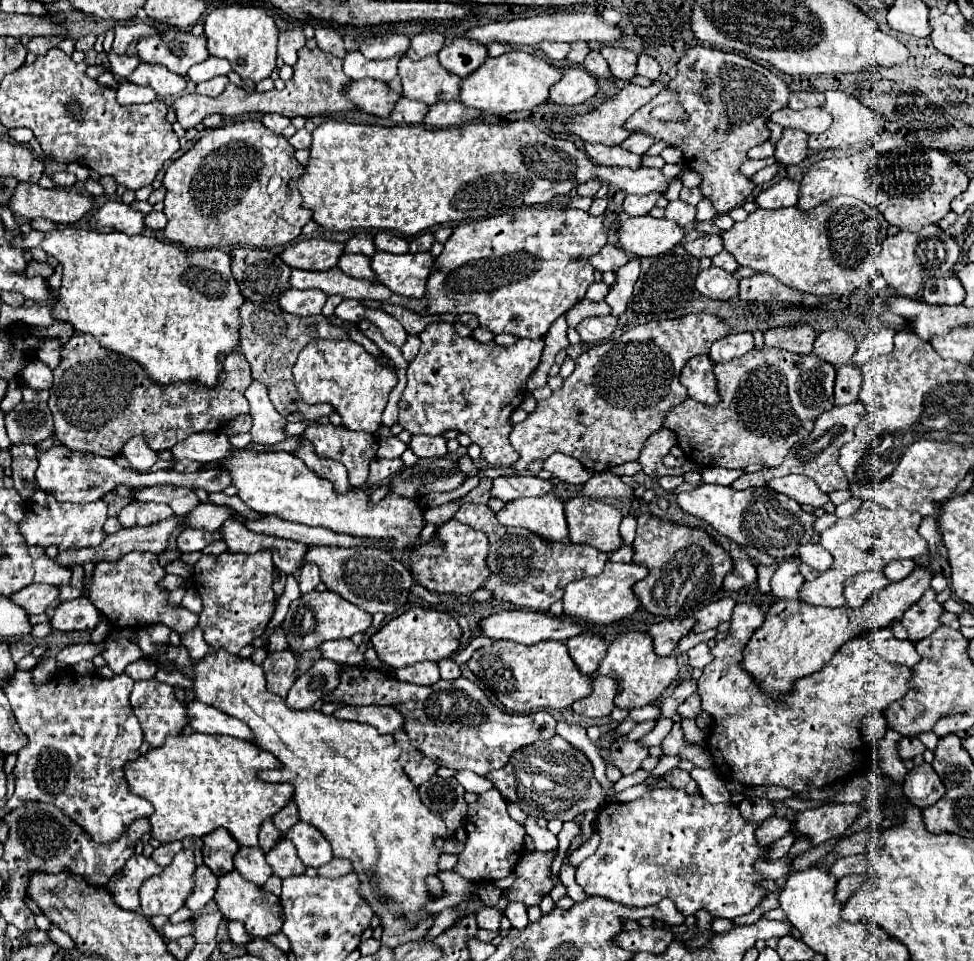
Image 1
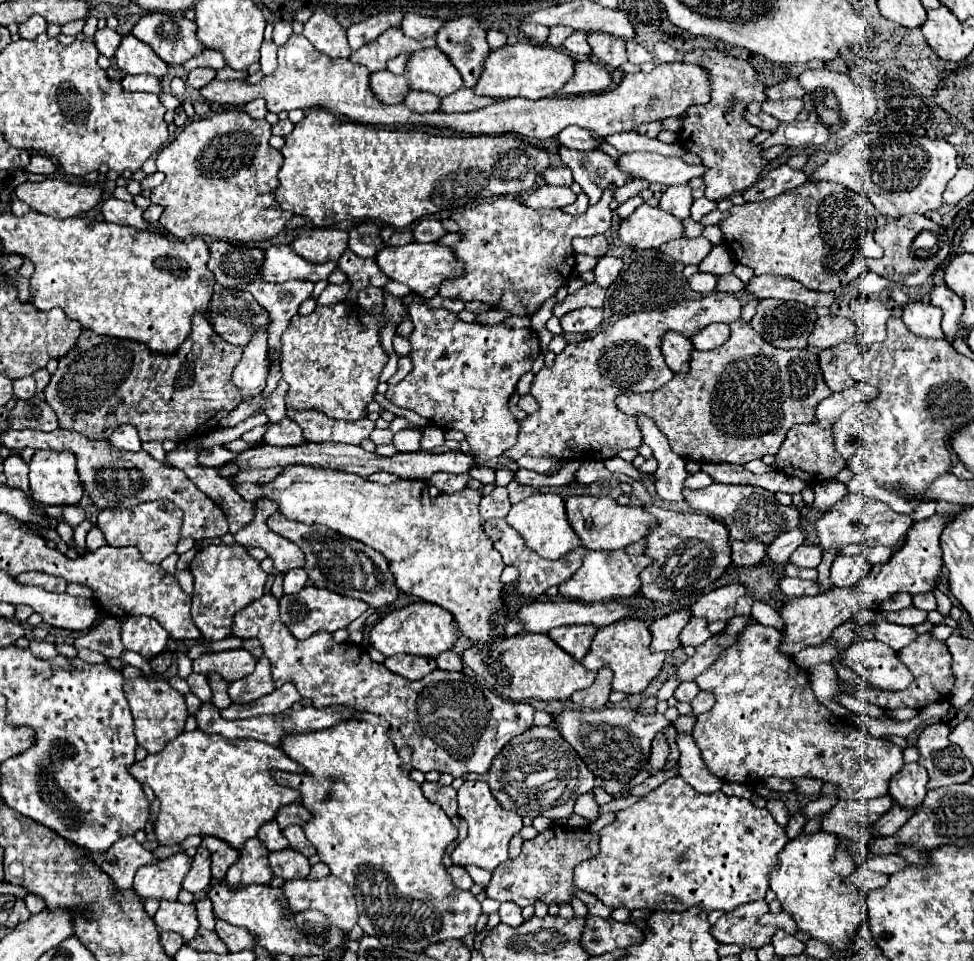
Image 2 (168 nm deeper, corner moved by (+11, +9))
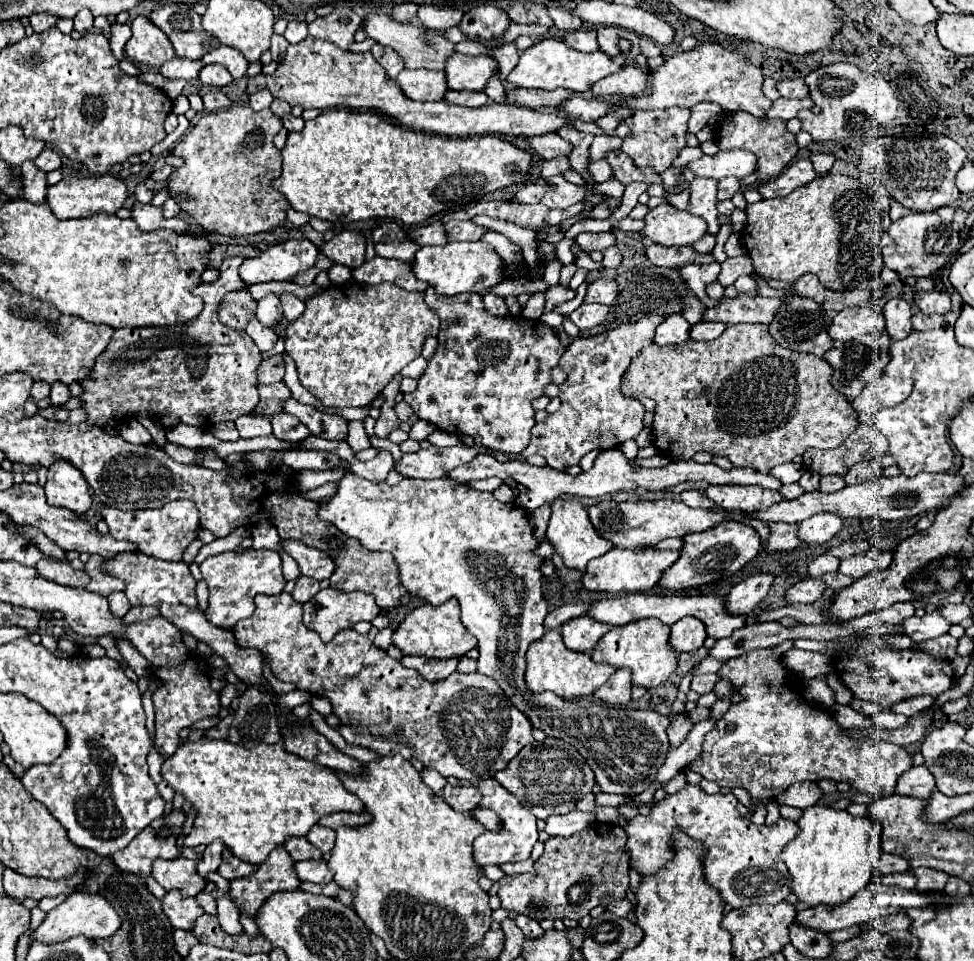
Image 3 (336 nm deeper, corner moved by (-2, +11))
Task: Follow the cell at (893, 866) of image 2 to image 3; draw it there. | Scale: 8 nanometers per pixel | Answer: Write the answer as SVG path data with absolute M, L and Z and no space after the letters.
M919 866L919 868L909 868L909 872L917 878L917 890L919 892L935 892L935 890L943 890L945 888L945 882L947 882L947 874L945 872L939 872L939 870L933 870L933 868L925 868L925 866Z

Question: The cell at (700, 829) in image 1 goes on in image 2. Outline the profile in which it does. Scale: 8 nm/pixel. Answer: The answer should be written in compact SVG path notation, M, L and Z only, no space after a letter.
M674 776L674 778L666 780L660 788L652 790L650 794L646 794L638 804L620 810L616 814L616 820L610 826L600 830L600 854L590 858L590 860L584 860L584 864L578 864L574 868L574 880L576 880L576 886L580 890L586 890L586 892L598 896L610 908L620 908L622 906L622 908L628 908L628 910L634 910L634 908L644 908L644 910L656 910L656 908L682 910L684 906L686 908L688 906L698 906L698 908L702 908L706 912L712 912L712 910L728 912L728 910L734 910L740 904L754 902L754 900L764 900L766 890L770 886L770 864L776 862L778 852L788 844L788 840L790 838L788 838L786 830L782 830L782 826L778 826L778 822L772 818L772 814L766 808L760 810L760 808L752 806L750 800L736 798L736 796L726 796L724 792L700 794L690 784L686 784L680 776Z

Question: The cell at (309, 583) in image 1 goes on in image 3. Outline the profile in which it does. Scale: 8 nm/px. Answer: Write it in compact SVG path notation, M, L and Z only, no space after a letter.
M299 576L299 578L297 578L297 582L295 582L293 598L295 598L297 602L307 602L307 600L311 600L317 592L319 592L319 582L317 582L315 578Z

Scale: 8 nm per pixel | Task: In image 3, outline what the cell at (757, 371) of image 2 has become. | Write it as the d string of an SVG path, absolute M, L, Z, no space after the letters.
M733 324L733 326L727 326L725 334L717 340L711 340L711 342L687 342L685 346L649 346L645 348L629 366L629 370L625 372L623 376L623 386L621 386L621 392L625 396L647 396L647 398L653 398L657 402L657 410L655 410L655 422L653 422L653 444L659 452L667 452L667 456L681 456L683 460L689 460L693 458L695 452L699 450L705 450L709 454L719 454L719 456L725 456L731 460L733 466L747 466L747 468L753 468L753 470L759 470L759 472L769 472L773 466L777 464L783 464L783 462L789 462L793 460L793 456L797 454L803 454L807 448L835 448L839 446L857 426L857 410L853 410L851 402L845 400L845 396L837 394L831 386L831 376L833 376L833 368L827 364L825 358L817 358L813 354L801 354L801 352L793 352L793 350L787 350L783 346L779 346L773 336L767 332L767 326L761 326L761 324Z

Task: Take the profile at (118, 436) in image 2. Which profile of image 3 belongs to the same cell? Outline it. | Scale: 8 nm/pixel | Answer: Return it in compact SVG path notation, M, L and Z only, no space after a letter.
M137 420L127 422L127 424L121 428L119 434L121 434L127 442L131 442L131 444L151 444L151 442L153 442L153 438L151 438L151 434L147 432L147 428L141 426Z

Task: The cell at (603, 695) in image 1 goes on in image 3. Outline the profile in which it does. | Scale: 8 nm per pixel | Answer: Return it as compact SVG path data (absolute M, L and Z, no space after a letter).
M619 668L611 678L593 694L595 700L601 700L605 704L627 704L631 700L631 674L629 668Z

